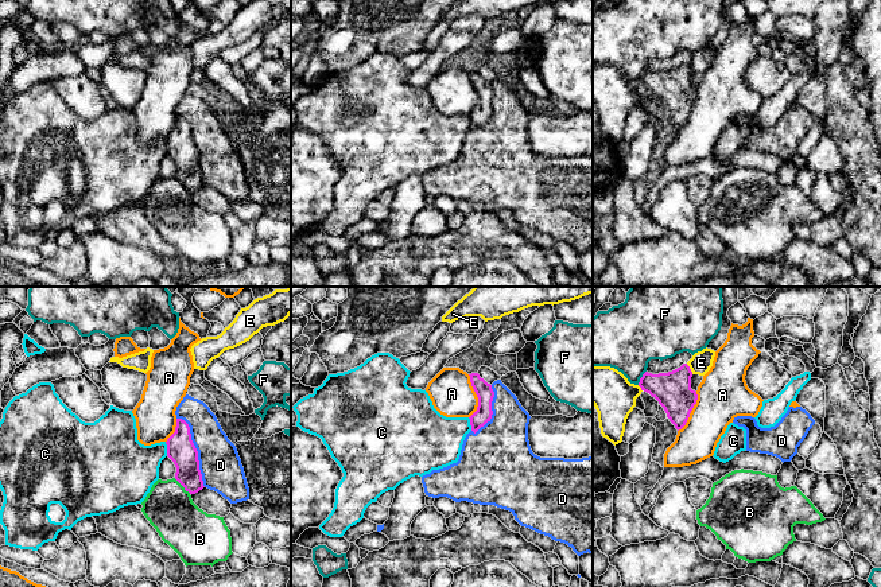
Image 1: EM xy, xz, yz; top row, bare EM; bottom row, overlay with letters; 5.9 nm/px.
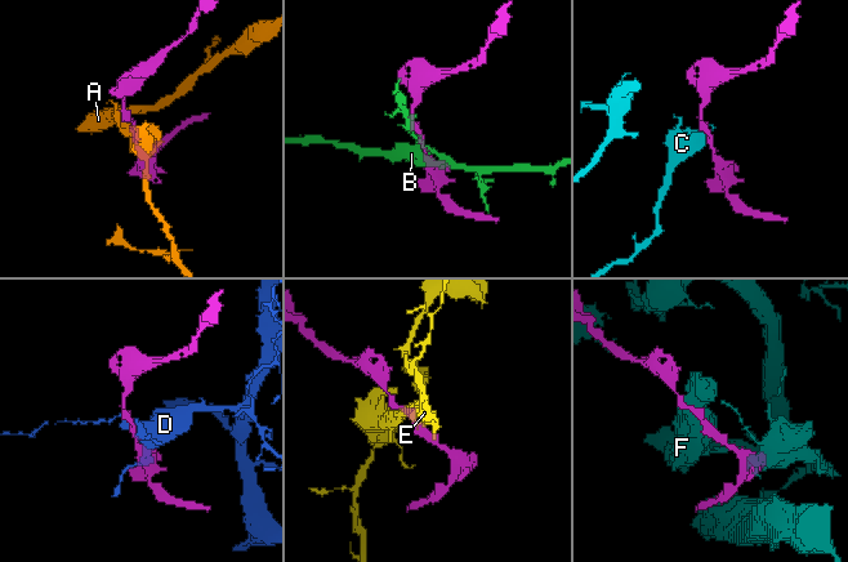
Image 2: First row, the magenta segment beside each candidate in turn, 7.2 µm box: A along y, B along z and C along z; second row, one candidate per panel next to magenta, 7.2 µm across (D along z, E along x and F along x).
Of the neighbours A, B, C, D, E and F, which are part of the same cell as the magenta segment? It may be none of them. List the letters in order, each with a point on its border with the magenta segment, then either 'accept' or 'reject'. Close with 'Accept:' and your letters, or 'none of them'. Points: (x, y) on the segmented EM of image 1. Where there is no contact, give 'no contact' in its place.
A: meets magenta in xz at (477, 396); reject
B: meets magenta in xy at (182, 485); reject
C: meets magenta in xy at (167, 449); reject
D: meets magenta in xy at (196, 450); reject
E: meets magenta in yz at (690, 369); reject
F: meets magenta in yz at (641, 377); reject
Accept: none of them

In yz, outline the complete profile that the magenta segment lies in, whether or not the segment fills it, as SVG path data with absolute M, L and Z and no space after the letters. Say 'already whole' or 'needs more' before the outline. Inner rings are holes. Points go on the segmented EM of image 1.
already whole; M683 364L668 373L645 372L639 382L641 390L659 401L678 431L686 425L698 400L696 392L691 389L691 377L690 366Z

